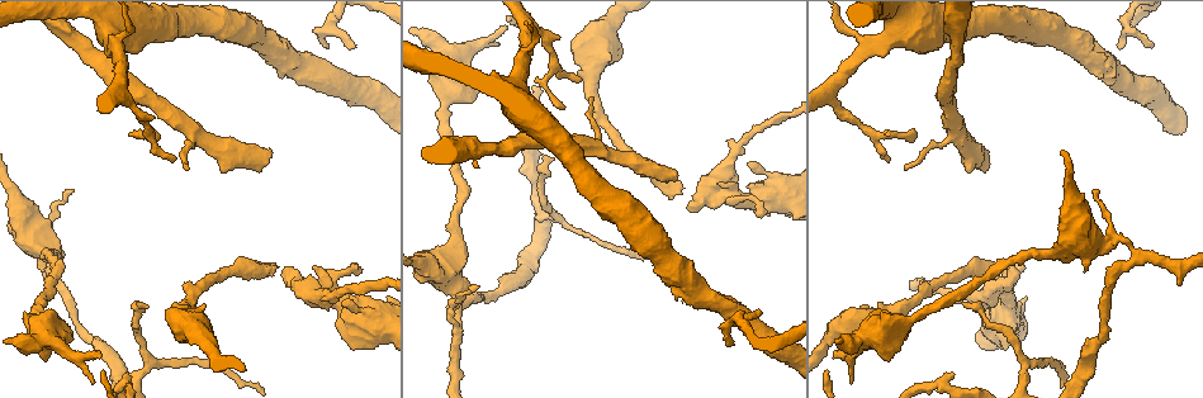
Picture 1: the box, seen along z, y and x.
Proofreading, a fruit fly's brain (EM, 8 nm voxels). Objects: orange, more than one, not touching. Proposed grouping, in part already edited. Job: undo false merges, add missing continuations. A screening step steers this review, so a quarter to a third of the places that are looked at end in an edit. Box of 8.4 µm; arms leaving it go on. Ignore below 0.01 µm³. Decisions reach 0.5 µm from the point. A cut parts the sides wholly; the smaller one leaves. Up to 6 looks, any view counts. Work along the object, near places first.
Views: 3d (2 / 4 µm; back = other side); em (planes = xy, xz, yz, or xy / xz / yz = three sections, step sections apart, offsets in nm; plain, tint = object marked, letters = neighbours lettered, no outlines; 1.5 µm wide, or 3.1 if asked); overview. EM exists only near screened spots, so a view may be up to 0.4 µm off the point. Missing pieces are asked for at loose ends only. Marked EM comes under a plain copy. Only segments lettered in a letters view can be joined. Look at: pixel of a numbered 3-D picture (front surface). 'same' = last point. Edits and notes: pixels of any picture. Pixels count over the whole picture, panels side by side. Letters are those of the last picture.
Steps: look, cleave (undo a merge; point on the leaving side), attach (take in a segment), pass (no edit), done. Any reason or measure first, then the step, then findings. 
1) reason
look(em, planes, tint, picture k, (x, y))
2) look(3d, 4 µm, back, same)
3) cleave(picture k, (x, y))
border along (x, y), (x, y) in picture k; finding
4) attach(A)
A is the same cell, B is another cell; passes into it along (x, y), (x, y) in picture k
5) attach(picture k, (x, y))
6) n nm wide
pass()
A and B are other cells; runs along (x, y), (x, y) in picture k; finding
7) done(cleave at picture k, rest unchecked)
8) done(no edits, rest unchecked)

sharp bend
look(em, xz, step 4, tint, picture 1, (995, 290))

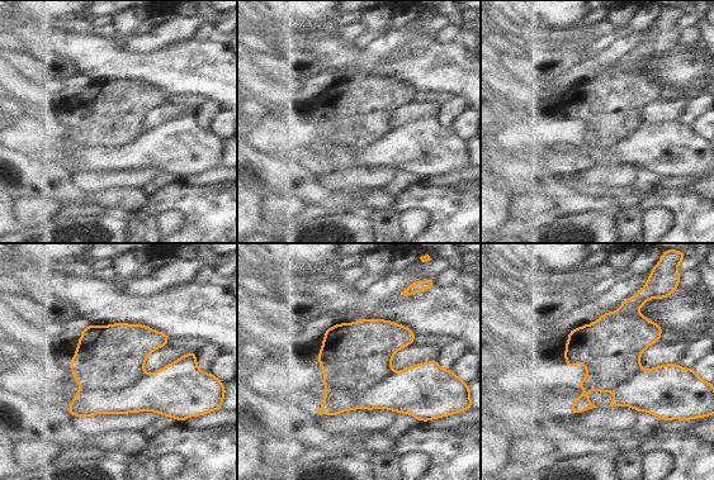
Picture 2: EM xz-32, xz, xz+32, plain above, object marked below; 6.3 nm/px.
what lies round it
look(em, xz, step 4, letters, same)

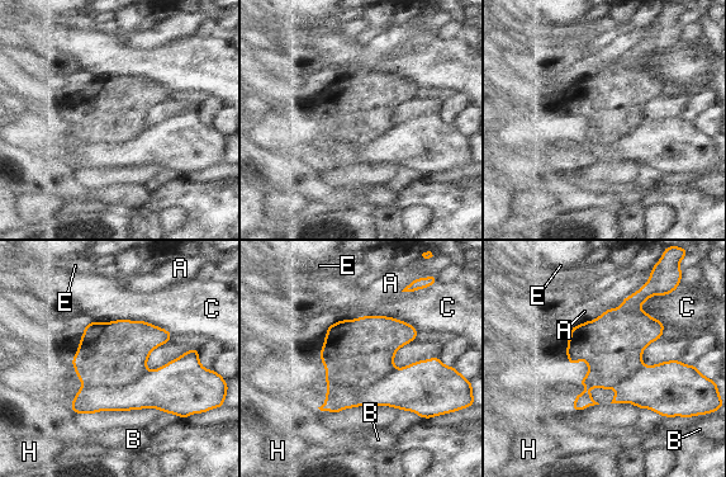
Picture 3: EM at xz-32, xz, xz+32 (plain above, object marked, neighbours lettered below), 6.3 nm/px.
cleave(picture 3, (359, 353))
A, B, C, E and H are other cells; border along (395, 369), (365, 388), (328, 387) in picture 3; a second neuron is stuck on

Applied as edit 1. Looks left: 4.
branch point
look(em, planes, tint, picture 1, (191, 132))

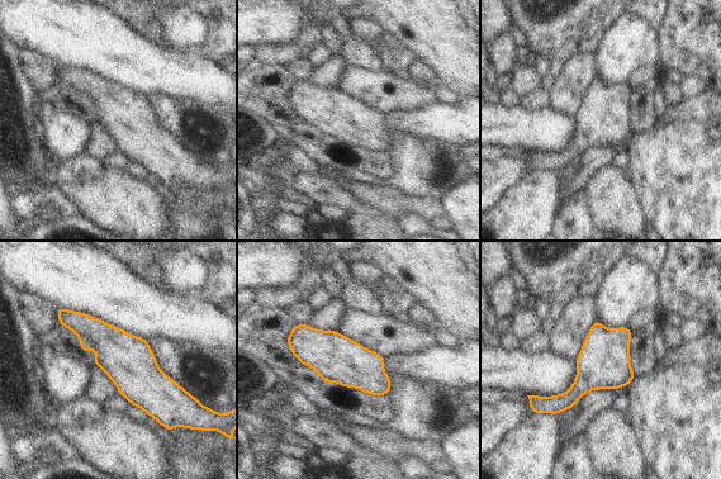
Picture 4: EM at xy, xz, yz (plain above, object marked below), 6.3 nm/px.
see the neighbours
look(em, planes, letters, same)

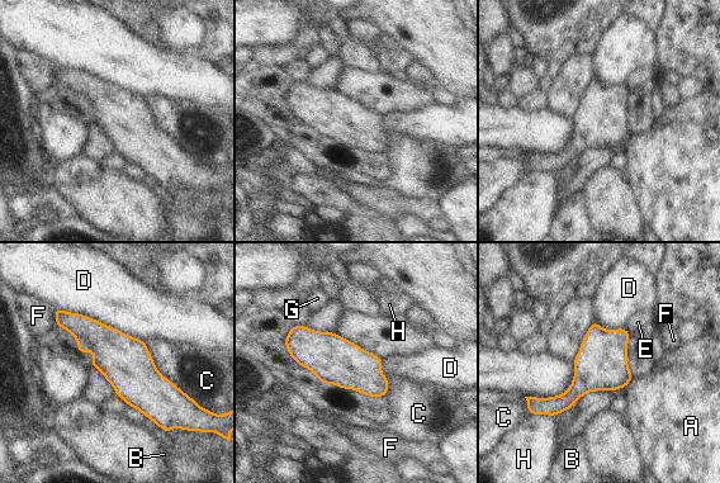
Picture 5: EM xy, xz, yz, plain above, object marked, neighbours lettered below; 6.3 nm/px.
280 nm wide
pass()
A, B, C, D, E, F, G and H are other cells; runs along (58, 316), (98, 337), (173, 407) in picture 5; continuous, no second neuron

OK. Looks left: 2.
look(em, planes, letters, picture 1, (71, 191))

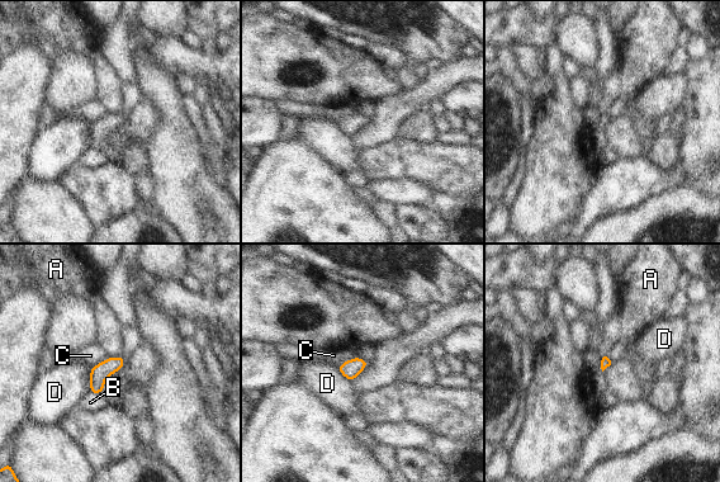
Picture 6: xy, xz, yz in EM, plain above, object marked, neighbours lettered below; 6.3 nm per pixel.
pass()
A, B, C and D are other cells; border along (119, 355), (108, 358) in picture 6; none of them fits

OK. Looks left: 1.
done(cleave at picture 3, rest unchecked)

